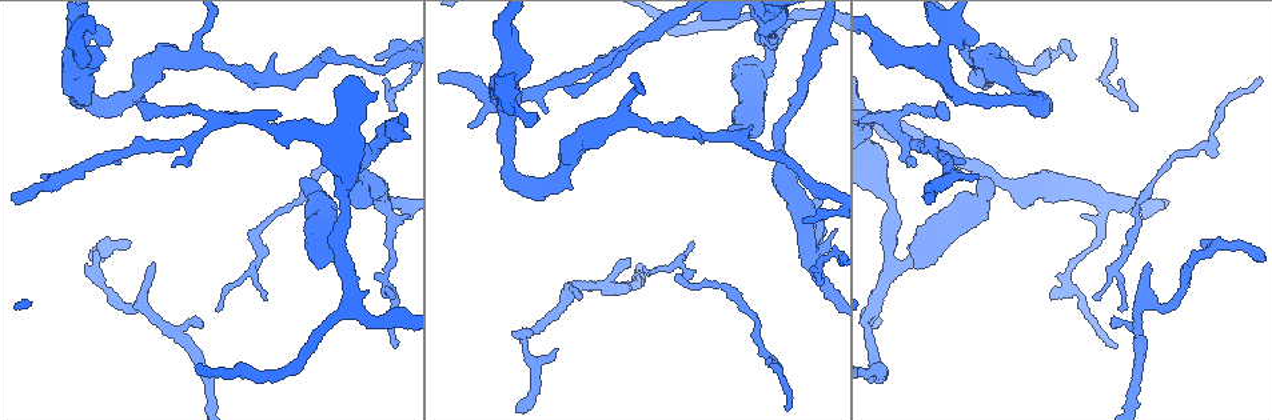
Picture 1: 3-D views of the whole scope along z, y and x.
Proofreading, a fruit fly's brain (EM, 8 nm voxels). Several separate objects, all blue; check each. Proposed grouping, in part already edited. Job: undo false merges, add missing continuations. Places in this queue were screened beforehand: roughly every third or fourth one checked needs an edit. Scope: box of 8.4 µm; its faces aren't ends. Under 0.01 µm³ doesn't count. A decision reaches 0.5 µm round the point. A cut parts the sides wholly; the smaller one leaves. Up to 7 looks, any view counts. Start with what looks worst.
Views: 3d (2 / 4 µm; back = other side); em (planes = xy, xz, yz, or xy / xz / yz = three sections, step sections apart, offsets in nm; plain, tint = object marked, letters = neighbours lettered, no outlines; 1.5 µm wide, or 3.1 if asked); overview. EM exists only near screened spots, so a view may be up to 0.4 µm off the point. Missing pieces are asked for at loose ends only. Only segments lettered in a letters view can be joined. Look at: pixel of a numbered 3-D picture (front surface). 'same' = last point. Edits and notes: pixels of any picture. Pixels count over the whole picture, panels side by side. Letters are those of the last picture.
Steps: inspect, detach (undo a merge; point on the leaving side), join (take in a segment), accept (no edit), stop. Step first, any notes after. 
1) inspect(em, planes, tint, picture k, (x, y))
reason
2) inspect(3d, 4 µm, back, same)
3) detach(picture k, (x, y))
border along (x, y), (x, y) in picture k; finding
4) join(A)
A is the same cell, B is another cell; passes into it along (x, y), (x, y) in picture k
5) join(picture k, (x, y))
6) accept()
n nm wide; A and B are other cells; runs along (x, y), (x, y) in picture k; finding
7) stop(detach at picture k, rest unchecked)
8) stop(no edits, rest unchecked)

inspect(3d, 4 µm, picture 1, (508, 100))

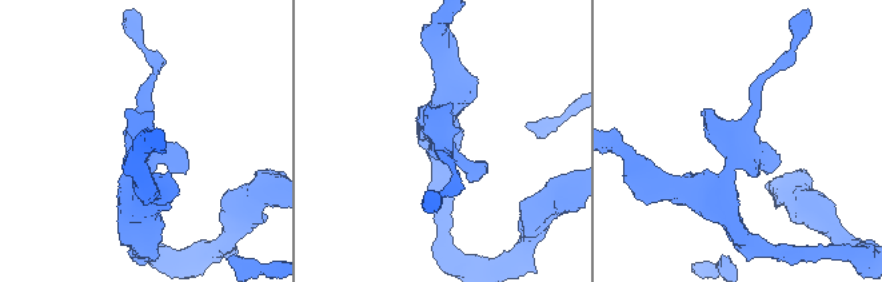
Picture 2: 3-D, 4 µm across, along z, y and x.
inspect(em, xz, step 4, plain, picture 2, (438, 140))

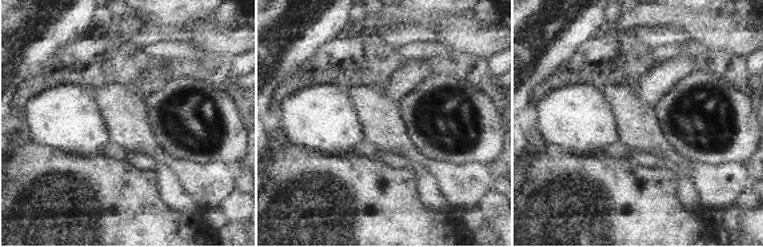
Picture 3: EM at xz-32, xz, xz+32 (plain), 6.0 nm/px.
inspect(em, xz, step 4, letters, same)
see the neighbours

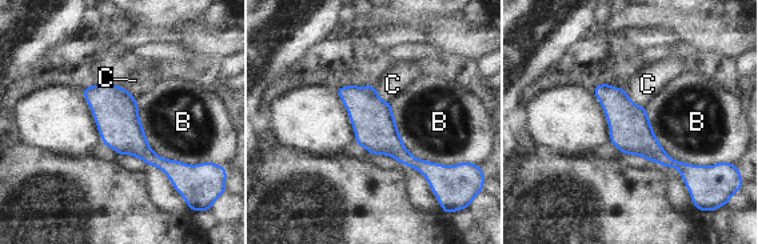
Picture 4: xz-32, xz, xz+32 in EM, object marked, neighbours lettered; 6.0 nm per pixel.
accept()
B and C are other cells; border along (135, 99), (147, 144), (188, 164) in picture 4; continuous, no second neuron

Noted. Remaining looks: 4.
inspect(em, planes, letters, picture 1, (397, 111))
thin end

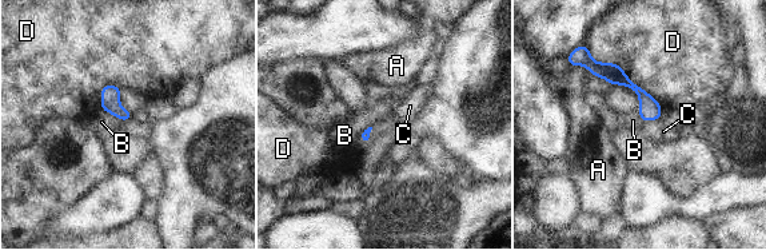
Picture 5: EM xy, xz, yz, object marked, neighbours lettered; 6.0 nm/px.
accept()
D touches over 550 nm; A, B, C and D are other cells; no lettered segment goes on from it

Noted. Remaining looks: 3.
inspect(3d, 2 µm, picture 1, (596, 284))
a fork

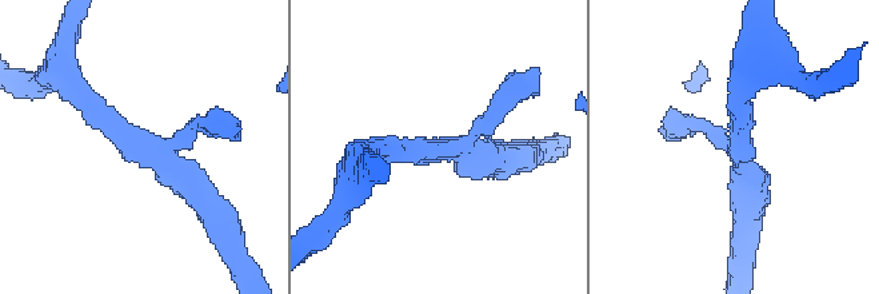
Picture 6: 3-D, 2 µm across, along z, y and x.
inspect(em, planes, letters, picture 6, (446, 149))

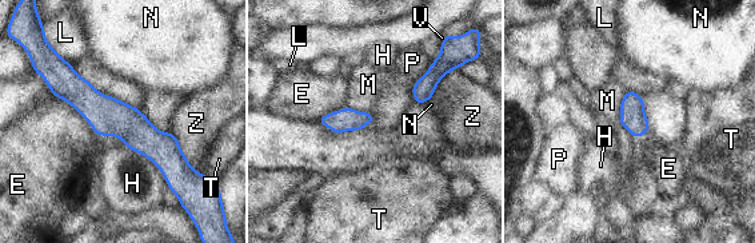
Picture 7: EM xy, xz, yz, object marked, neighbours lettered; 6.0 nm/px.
accept()
100 nm wide; E, H, L, M, N, P, T, V and Z are other cells; border along (626, 91), (620, 104), (619, 123) in picture 7; all the same neuron

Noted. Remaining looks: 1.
stop(no edits, rest unchecked)

